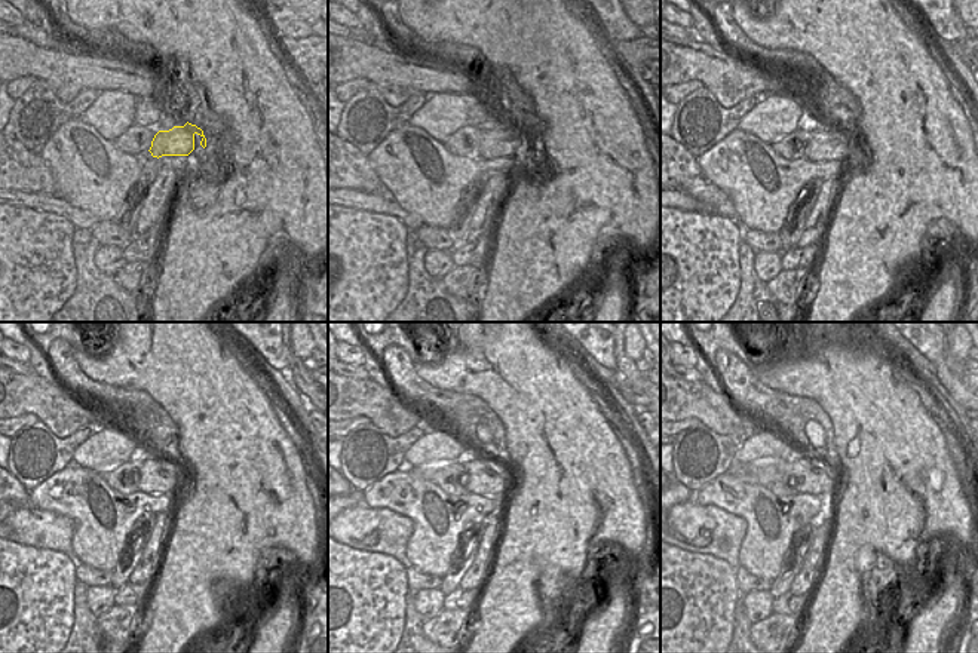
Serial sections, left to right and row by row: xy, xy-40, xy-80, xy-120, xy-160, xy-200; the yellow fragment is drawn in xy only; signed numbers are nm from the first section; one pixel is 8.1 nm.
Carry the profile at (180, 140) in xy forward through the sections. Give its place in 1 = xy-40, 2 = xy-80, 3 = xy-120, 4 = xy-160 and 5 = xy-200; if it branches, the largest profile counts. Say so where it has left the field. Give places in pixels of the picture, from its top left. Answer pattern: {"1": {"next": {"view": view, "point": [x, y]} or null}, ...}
{"1": {"next": {"view": "xy-40", "point": [496, 143]}}, "2": {"next": {"view": "xy-80", "point": [833, 143]}}, "3": {"next": {"view": "xy-120", "point": [156, 477]}}, "4": {"next": {"view": "xy-160", "point": [488, 477]}}, "5": {"next": {"view": "xy-200", "point": [815, 477]}}}

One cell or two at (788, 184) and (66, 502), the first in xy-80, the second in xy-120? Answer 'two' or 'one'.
one

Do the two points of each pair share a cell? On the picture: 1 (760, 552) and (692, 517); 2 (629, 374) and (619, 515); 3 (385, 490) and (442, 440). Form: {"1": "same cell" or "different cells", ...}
{"1": "different cells", "2": "different cells", "3": "different cells"}

